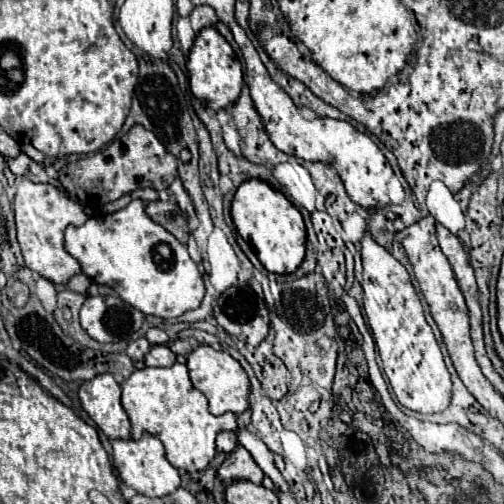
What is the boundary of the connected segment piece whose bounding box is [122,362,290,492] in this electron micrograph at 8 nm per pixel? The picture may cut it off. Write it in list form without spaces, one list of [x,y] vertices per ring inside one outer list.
[[[176,362],[170,368],[134,370],[132,376],[122,384],[122,408],[126,410],[132,422],[132,438],[140,440],[144,432],[160,438],[166,448],[168,462],[178,470],[186,470],[186,472],[204,470],[216,456],[216,446],[214,446],[216,434],[222,430],[232,430],[238,434],[238,442],[252,454],[256,464],[274,482],[278,492],[288,492],[290,488],[282,478],[282,474],[278,472],[278,468],[274,466],[272,452],[258,436],[248,434],[248,430],[238,430],[234,414],[222,414],[222,416],[210,414],[206,396],[192,386],[186,364]]]

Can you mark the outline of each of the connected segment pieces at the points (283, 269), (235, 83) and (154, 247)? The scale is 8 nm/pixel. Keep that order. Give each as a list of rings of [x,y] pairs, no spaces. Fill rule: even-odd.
[[[256,178],[242,182],[232,200],[232,220],[238,234],[256,250],[258,260],[268,272],[290,274],[302,264],[306,254],[306,226],[300,210],[280,190]]]
[[[204,28],[194,42],[194,50],[188,54],[188,72],[190,72],[190,90],[192,94],[214,112],[220,108],[232,106],[242,92],[244,80],[242,80],[242,64],[236,60],[236,54],[232,46],[220,36],[216,28]]]
[[[132,200],[114,214],[96,214],[88,218],[80,228],[68,226],[66,250],[78,258],[88,278],[112,286],[130,306],[158,318],[176,318],[200,306],[204,298],[204,280],[186,246],[152,218],[146,218],[144,206],[146,202]]]

